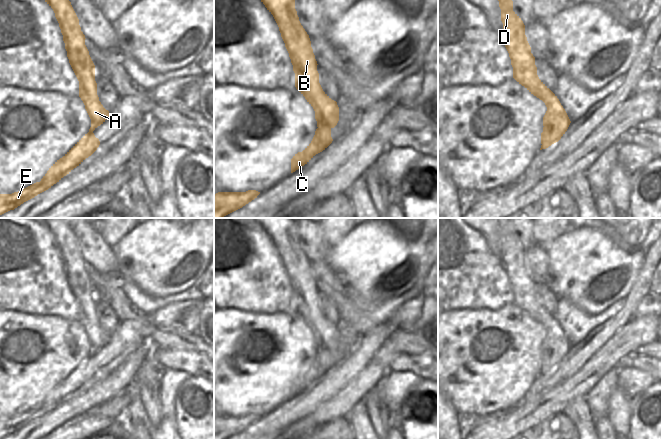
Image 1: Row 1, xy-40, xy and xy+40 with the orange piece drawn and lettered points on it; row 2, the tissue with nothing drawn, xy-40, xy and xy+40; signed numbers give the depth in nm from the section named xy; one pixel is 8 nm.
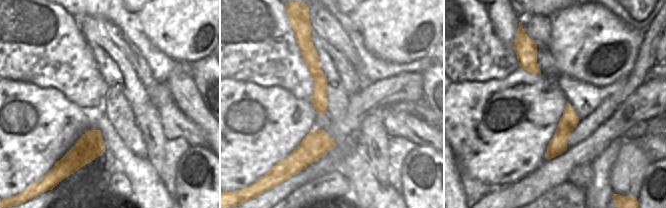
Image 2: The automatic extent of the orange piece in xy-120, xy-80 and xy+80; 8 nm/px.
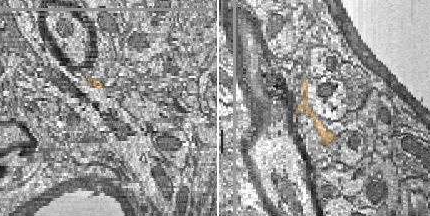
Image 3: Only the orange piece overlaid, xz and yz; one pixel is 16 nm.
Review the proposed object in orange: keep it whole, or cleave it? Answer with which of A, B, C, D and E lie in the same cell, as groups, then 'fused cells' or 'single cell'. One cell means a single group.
A B D / C E | fused cells

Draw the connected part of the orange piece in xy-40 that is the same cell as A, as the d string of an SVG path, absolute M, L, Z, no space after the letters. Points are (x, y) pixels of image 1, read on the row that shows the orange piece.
M45 0L53 9L59 23L69 63L79 81L79 97L91 119L89 132L93 132L109 117L97 95L95 65L85 45L79 19L69 0Z

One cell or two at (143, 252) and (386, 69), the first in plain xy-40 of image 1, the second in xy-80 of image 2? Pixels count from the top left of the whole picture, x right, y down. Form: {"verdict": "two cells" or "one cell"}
{"verdict": "two cells"}

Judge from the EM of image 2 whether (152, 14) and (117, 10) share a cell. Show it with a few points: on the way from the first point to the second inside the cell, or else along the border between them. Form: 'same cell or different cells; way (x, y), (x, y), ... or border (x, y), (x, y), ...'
different cells; border (136, 12), (138, 22), (145, 34)

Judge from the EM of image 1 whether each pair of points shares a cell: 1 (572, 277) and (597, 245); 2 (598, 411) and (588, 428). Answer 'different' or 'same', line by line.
1: same
2: different

